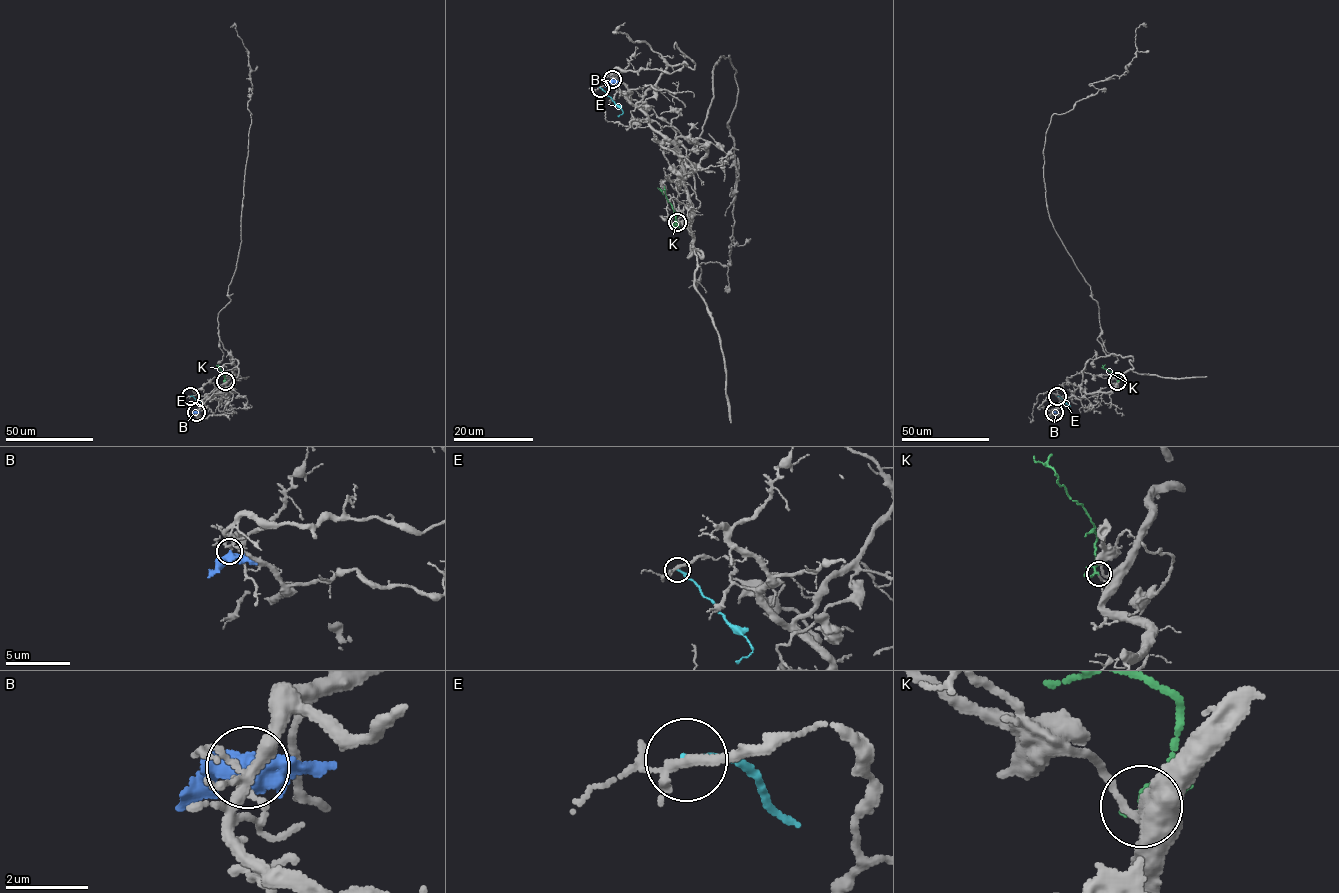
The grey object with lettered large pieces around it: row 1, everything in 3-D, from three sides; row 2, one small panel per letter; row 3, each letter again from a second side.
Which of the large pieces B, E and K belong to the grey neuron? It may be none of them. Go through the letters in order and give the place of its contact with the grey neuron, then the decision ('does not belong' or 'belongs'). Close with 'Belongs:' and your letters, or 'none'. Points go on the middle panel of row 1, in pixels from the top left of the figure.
B: meets grey at (612, 79); does not belong
E: meets grey at (600, 88); does not belong
K: meets grey at (677, 222); belongs
Belongs: K

